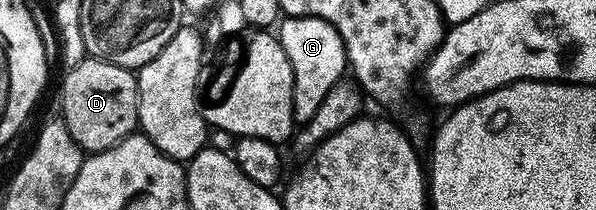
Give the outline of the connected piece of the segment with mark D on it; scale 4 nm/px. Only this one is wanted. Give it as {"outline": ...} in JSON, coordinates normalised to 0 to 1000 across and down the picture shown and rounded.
{"outline":[[[143,271],[129,319],[112,324],[111,352],[107,419],[101,433],[101,510],[107,524],[104,576],[117,614],[117,652],[124,652],[141,724],[185,710],[230,619],[232,424],[228,357],[216,324]]]}

